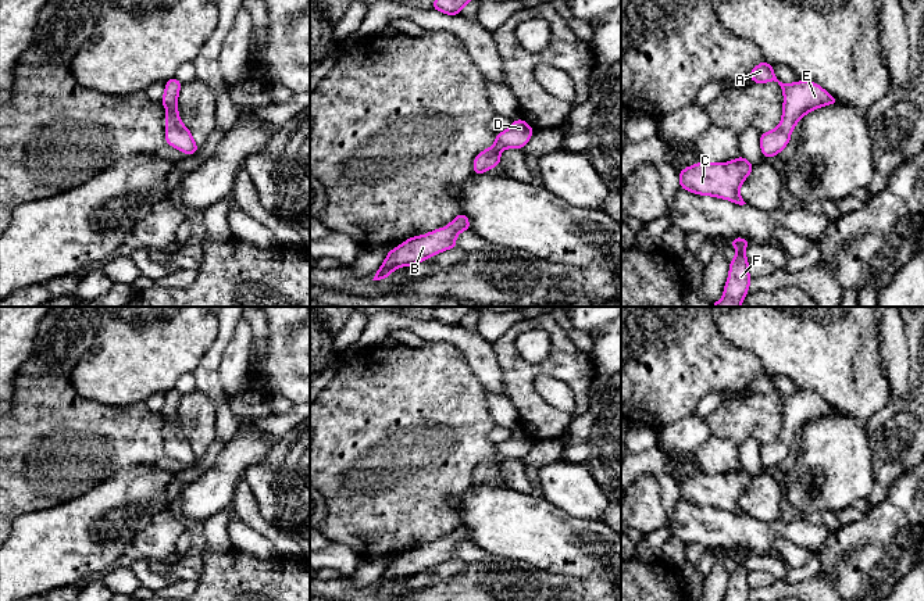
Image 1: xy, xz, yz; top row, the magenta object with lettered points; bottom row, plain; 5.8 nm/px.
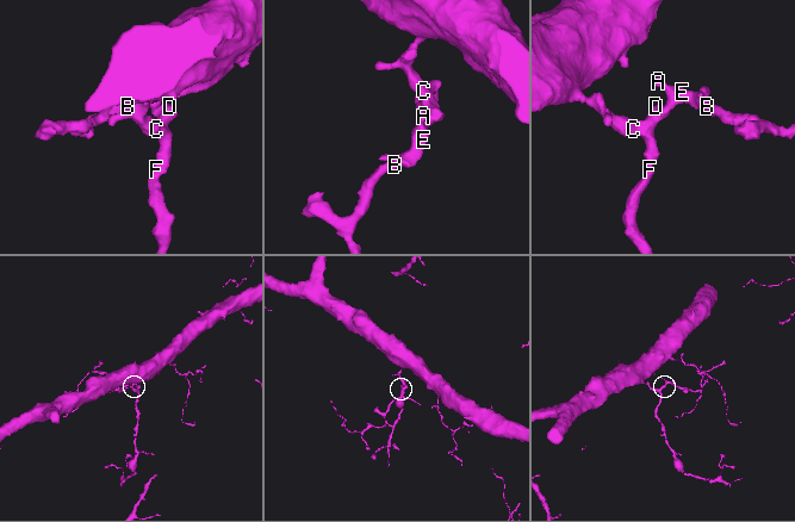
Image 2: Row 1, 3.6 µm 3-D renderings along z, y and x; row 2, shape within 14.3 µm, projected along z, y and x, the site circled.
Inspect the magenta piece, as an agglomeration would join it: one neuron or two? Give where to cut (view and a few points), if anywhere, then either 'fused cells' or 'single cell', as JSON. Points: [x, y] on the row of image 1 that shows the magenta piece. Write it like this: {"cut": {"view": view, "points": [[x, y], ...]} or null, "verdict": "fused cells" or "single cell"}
{"cut": null, "verdict": "single cell"}

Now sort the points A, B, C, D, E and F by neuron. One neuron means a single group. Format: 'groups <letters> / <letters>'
groups A B C D E F

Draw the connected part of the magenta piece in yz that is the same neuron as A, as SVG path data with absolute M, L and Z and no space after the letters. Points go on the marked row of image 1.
M761 61L756 65L749 78L754 83L777 82L784 93L782 118L779 126L760 133L760 147L764 158L775 157L782 151L791 140L791 132L798 125L798 119L807 112L823 105L838 104L839 100L832 97L820 85L810 81L799 81L795 83L782 83L774 75L773 65Z

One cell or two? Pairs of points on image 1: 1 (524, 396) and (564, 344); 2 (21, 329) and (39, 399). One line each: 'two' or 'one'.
1: one
2: two

